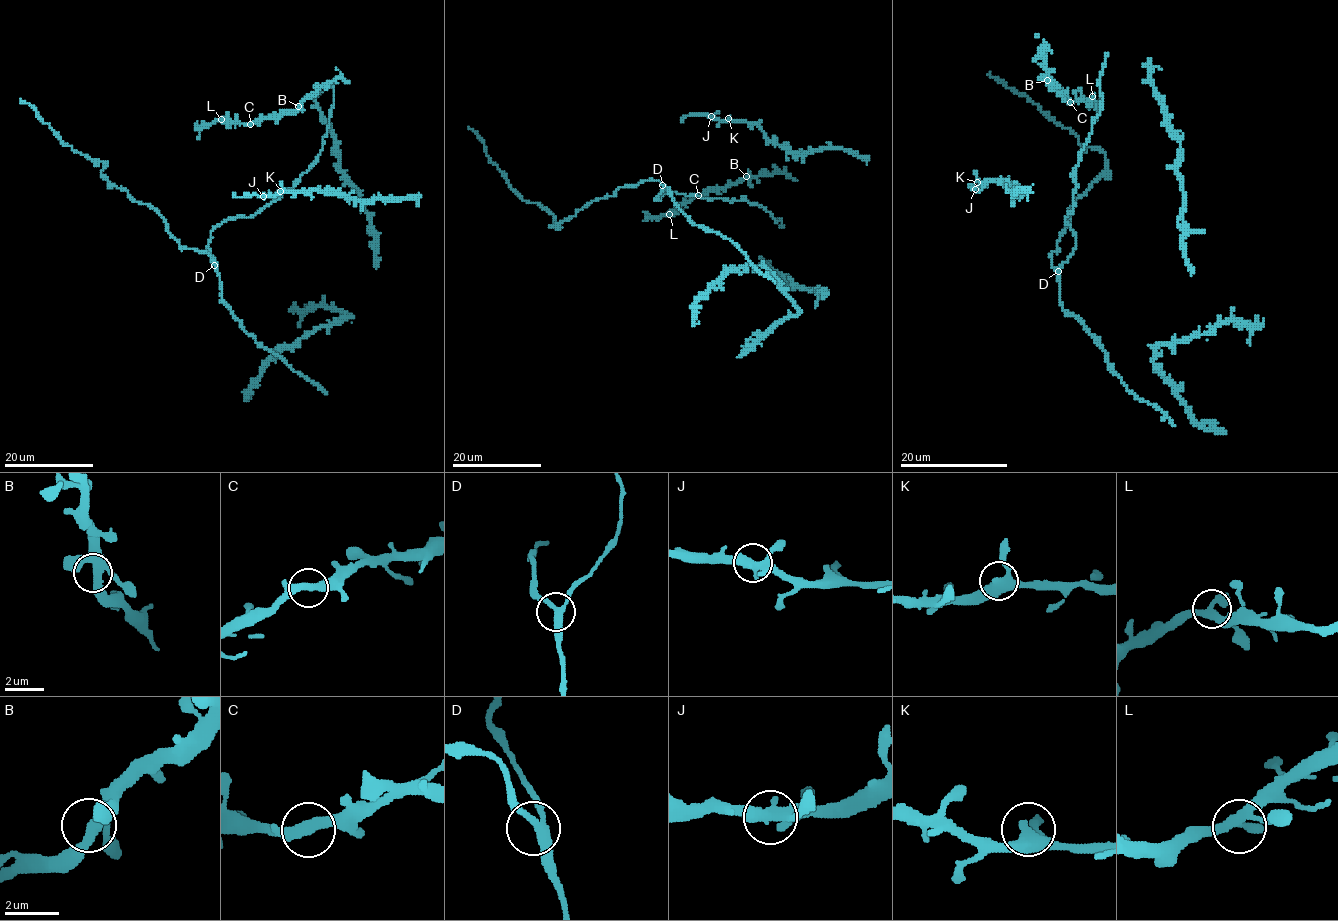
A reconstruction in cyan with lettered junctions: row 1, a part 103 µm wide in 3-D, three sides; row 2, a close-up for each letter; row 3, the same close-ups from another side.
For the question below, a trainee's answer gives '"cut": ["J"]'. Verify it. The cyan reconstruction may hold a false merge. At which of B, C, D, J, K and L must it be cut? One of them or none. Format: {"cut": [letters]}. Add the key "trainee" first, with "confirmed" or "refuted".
{"trainee": "refuted", "cut": []}

